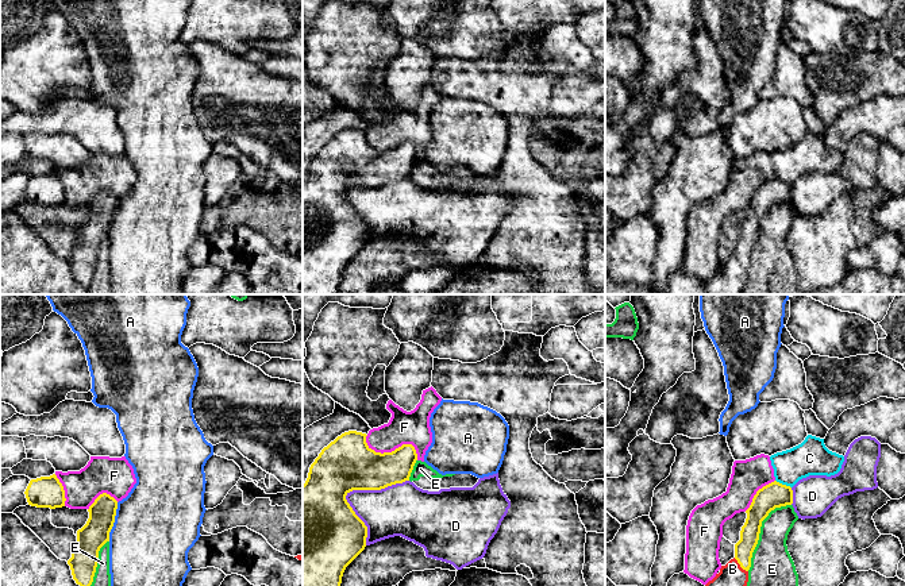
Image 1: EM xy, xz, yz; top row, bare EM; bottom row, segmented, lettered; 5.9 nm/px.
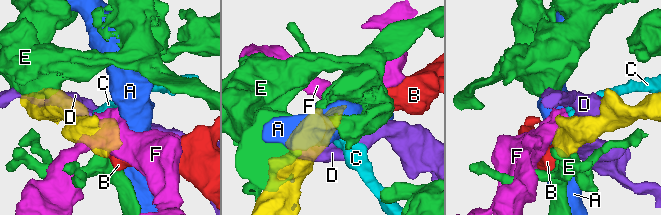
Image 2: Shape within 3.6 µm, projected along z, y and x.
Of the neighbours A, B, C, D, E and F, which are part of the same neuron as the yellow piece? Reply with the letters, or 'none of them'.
B

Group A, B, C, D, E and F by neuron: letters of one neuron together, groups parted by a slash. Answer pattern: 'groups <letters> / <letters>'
groups A / B / C F / D / E

